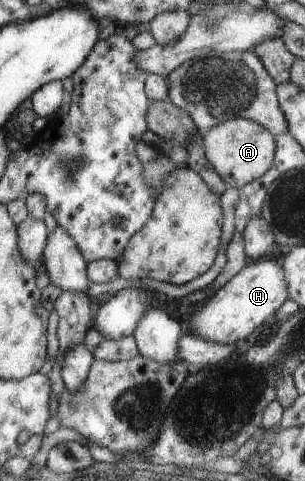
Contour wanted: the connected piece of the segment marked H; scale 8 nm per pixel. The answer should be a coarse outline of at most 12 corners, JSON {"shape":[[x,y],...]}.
{"shape":[[280,258],[245,265],[183,321],[215,344],[249,338],[287,299]]}

